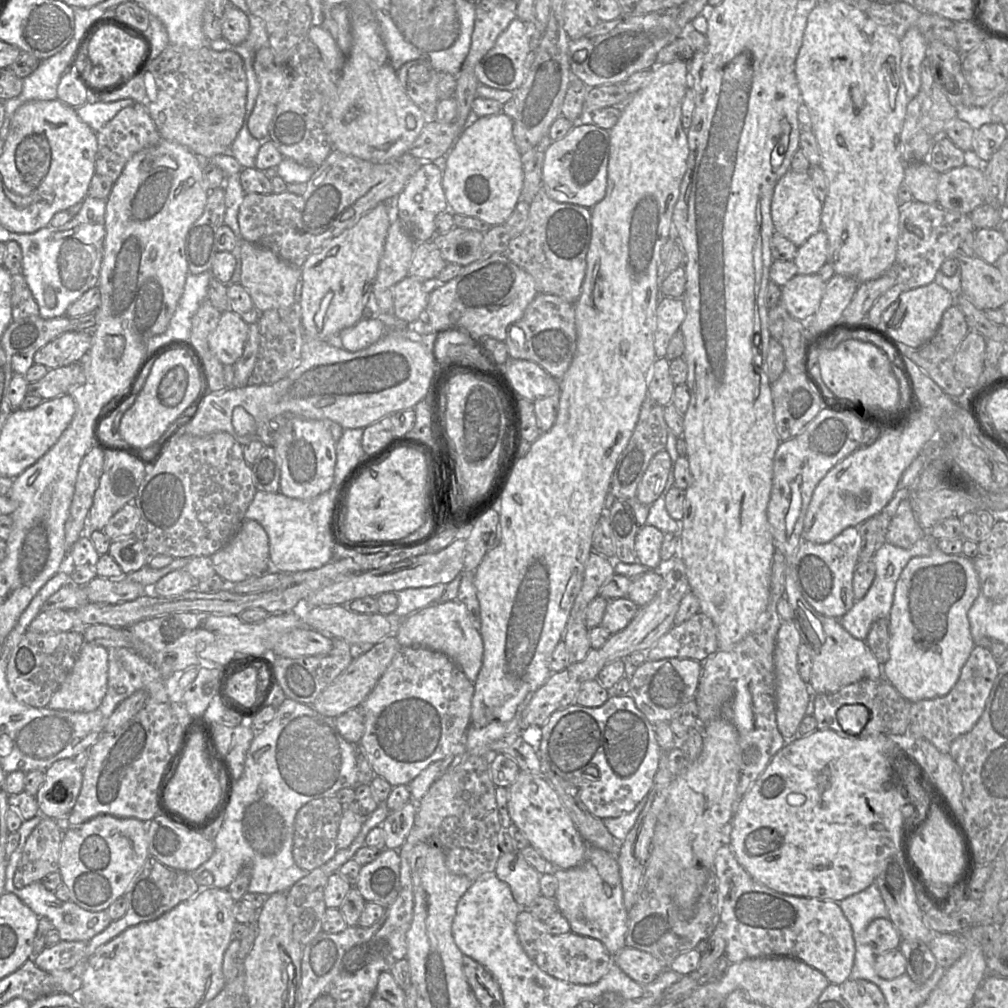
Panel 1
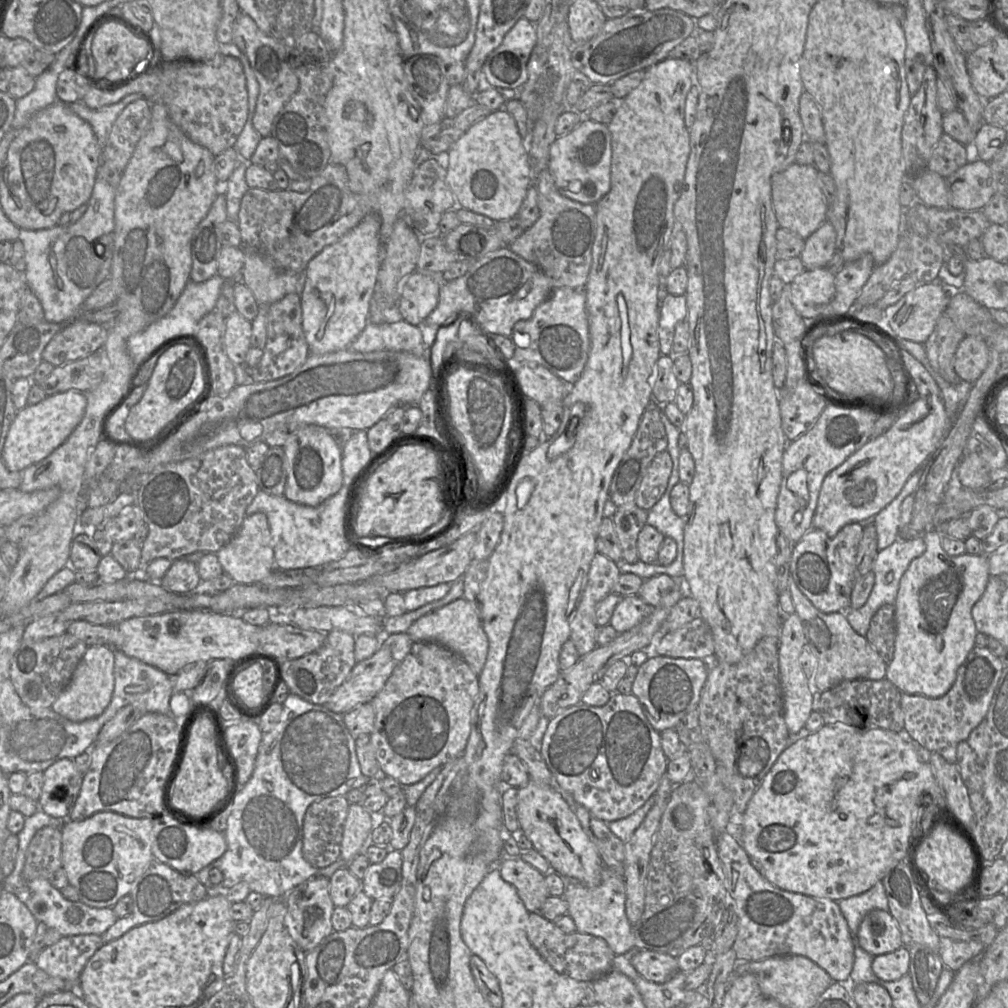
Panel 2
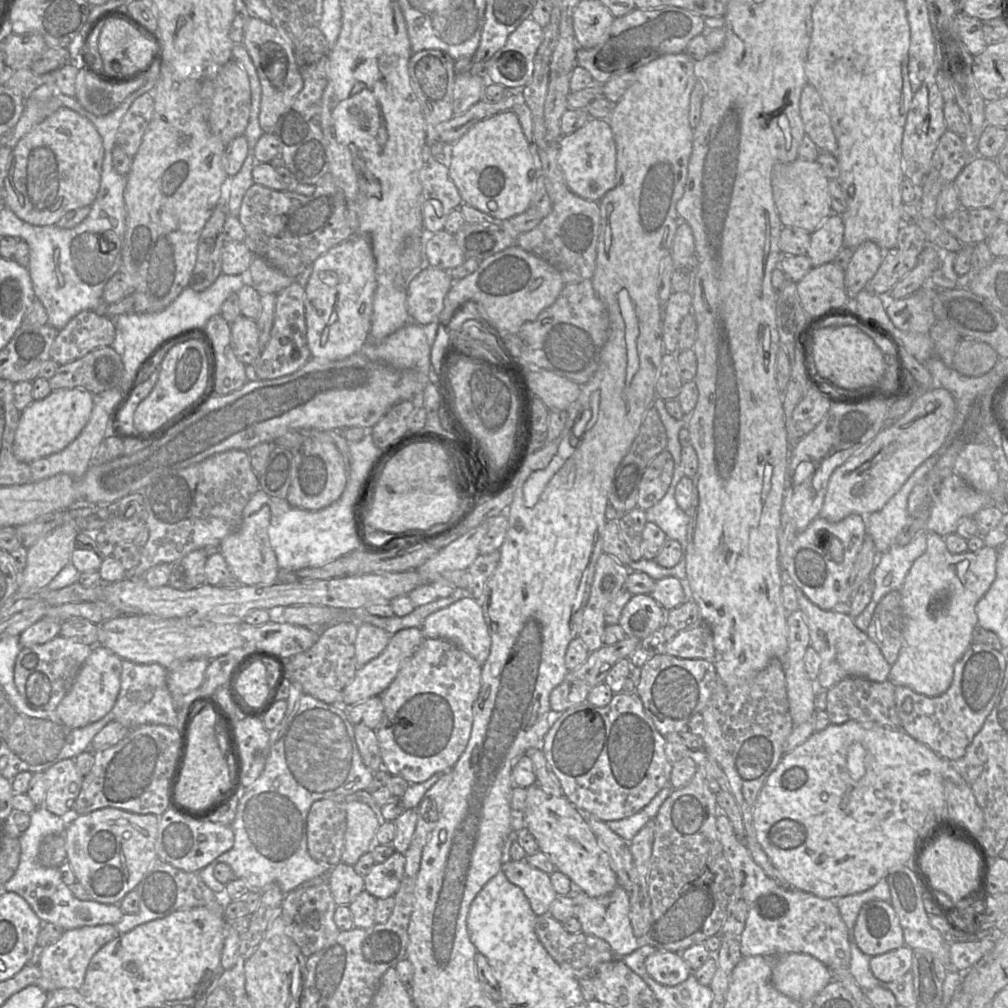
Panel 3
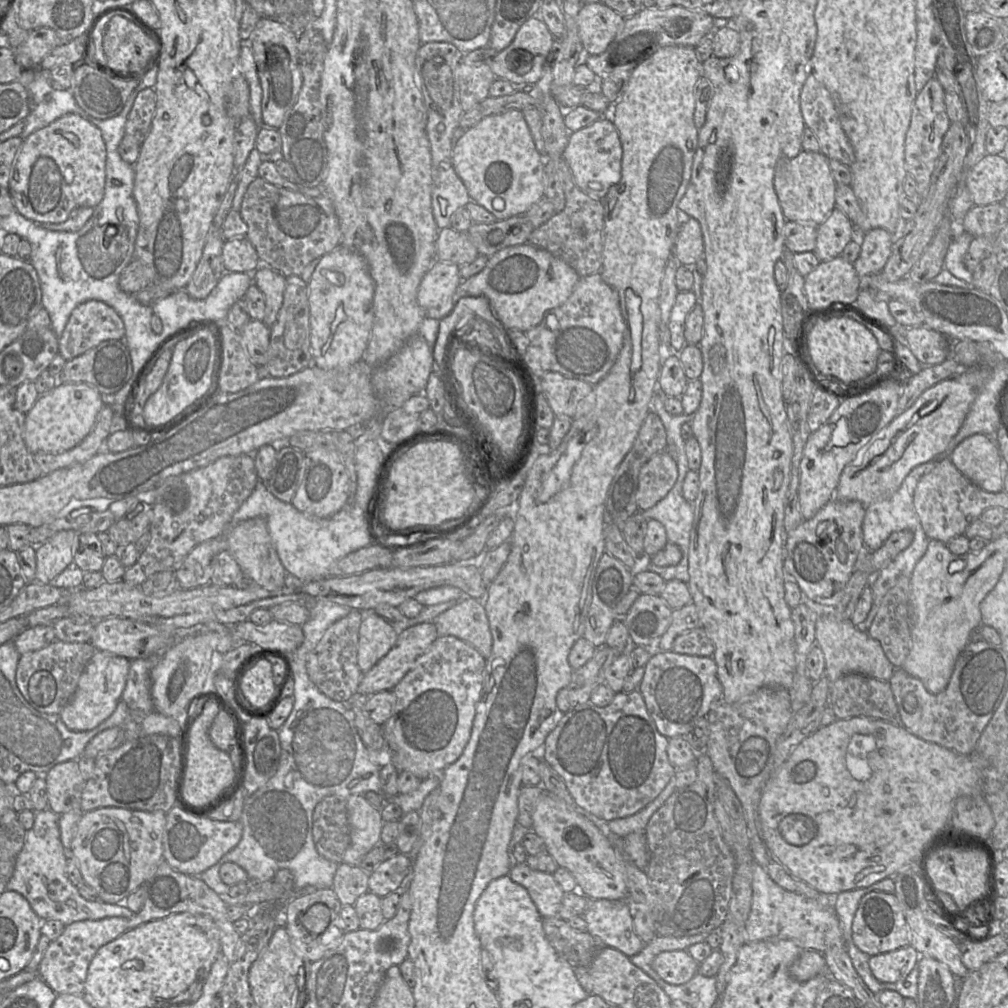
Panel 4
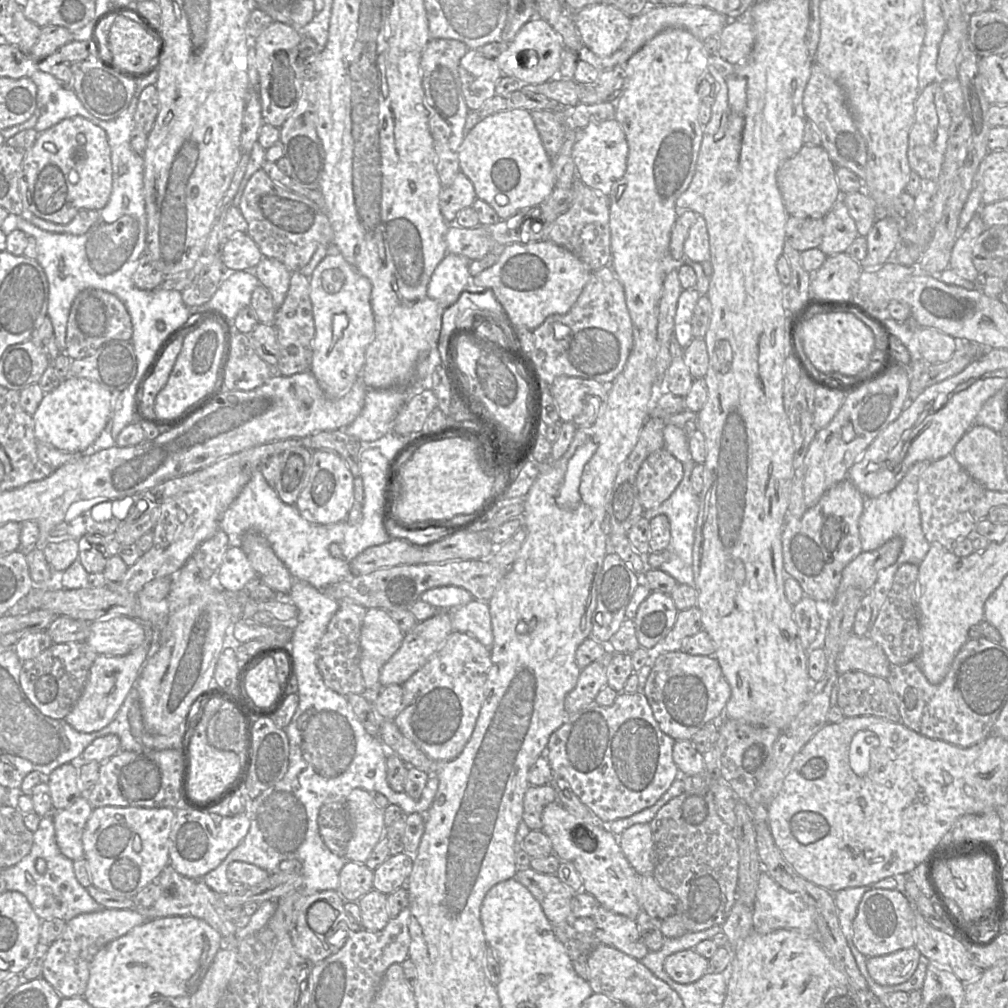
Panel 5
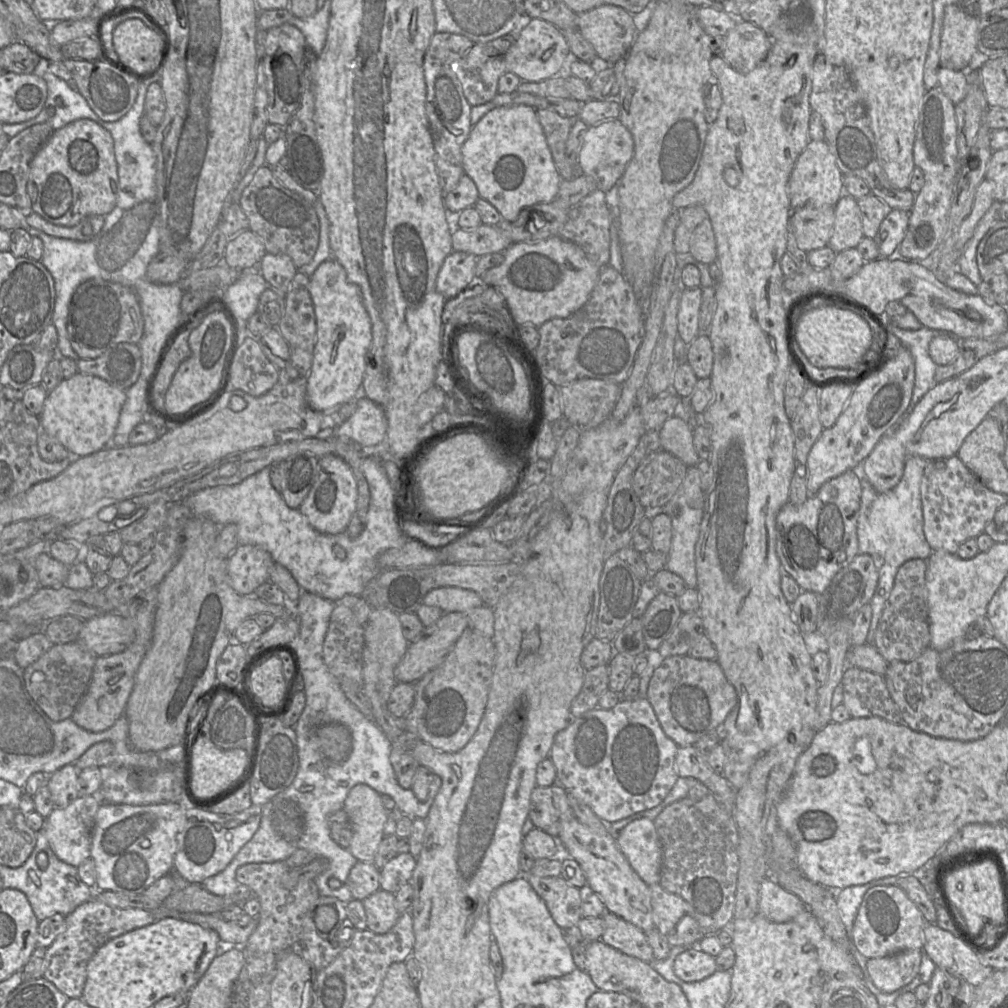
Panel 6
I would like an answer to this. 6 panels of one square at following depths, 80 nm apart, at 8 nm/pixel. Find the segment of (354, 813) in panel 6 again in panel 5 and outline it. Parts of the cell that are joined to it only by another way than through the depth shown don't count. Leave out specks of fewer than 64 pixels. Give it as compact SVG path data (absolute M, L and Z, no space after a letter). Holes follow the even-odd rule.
M356 788L345 801L352 823L352 837L344 858L365 863L385 835L384 809L377 806L371 793Z

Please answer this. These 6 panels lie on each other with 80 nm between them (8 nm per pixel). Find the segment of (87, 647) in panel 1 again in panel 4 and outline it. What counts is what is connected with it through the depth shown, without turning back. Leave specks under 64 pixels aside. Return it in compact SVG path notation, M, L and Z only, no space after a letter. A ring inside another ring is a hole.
M96 650L79 678L74 695L59 714L63 723L72 731L89 731L108 719L124 691L129 668L127 658Z

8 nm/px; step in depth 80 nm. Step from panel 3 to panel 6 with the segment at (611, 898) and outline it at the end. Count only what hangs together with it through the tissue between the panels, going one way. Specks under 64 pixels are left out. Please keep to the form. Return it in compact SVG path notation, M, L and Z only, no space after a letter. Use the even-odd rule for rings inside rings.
M605 912L601 918L603 920L603 933L600 938L602 942L648 963L654 959L653 950L641 929L609 912Z

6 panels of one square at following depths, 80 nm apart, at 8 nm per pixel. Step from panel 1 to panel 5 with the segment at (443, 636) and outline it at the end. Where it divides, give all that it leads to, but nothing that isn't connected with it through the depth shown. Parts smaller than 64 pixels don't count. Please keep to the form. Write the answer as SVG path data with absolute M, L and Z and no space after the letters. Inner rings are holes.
M473 599L450 612L453 631L470 634L485 647L492 647L493 633L488 601Z

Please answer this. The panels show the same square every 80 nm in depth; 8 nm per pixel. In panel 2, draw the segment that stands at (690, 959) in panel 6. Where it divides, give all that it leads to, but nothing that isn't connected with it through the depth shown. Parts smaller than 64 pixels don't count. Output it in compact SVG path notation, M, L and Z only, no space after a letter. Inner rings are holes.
M638 950L631 964L643 978L655 983L665 983L681 971L677 958L651 950Z

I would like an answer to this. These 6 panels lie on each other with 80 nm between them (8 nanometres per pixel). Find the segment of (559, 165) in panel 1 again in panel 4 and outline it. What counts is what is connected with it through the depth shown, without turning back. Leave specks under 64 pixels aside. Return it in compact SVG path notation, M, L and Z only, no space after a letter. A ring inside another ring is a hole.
M605 113L589 126L570 132L568 144L562 154L579 189L589 197L602 200L609 188L621 179L622 145L614 123Z

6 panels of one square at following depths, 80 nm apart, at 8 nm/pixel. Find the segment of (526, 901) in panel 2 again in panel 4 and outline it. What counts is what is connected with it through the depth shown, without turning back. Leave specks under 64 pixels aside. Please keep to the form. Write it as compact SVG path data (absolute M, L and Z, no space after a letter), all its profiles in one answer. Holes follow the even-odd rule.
M513 864L508 876L526 889L542 918L558 917L564 892L550 873L533 870L527 864Z

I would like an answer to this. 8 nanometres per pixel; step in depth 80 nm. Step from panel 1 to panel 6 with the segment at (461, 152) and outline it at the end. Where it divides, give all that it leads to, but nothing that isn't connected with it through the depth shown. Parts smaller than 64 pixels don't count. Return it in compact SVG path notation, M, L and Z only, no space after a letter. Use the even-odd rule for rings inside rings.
M507 105L488 111L469 133L461 148L464 172L476 184L479 197L490 202L501 214L503 221L513 223L520 211L537 203L548 203L558 196L563 181L553 161L537 110L528 105Z

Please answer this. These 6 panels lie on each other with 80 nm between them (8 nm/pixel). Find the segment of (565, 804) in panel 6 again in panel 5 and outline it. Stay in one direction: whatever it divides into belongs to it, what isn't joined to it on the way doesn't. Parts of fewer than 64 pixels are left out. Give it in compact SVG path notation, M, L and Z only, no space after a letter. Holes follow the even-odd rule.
M550 784L529 786L524 796L522 820L530 830L542 829L542 812L549 803L555 801L557 801L557 794Z

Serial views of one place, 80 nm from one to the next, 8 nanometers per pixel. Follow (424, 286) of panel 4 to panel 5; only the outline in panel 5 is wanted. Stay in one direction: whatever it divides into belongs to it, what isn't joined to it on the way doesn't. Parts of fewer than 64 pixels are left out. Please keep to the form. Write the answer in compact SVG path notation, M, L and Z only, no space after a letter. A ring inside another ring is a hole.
M447 253L431 276L428 297L443 308L453 305L471 281L470 262L465 256Z

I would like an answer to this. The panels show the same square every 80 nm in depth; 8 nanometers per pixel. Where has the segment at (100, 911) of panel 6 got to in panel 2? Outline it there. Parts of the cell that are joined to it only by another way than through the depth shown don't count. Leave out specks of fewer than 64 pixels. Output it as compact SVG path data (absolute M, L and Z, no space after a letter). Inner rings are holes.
M96 934L62 936L55 944L45 947L33 962L52 977L61 978L66 982L77 982L88 960L102 945L102 937Z

